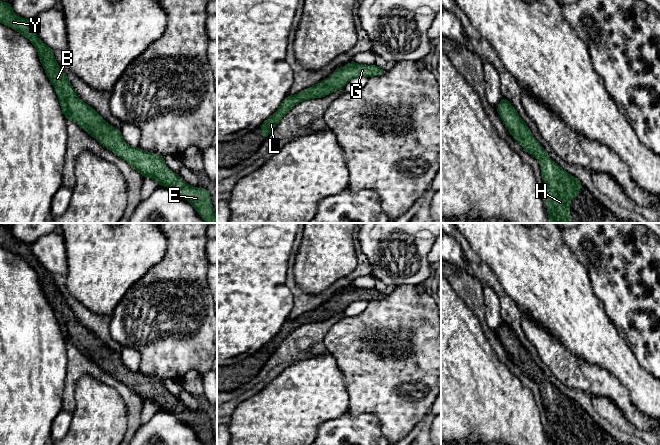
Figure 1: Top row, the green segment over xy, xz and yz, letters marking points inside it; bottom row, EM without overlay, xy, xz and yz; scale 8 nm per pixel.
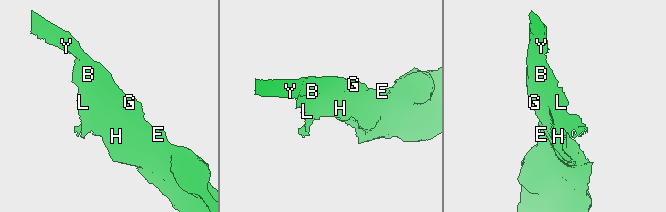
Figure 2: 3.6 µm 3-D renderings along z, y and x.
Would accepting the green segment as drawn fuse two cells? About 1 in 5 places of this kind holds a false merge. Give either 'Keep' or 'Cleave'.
Keep

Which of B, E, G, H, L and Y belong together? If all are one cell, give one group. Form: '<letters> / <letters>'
B E G H L Y

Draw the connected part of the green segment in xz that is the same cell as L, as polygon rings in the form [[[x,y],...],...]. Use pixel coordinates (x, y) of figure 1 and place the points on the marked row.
[[[350,62],[344,67],[334,70],[331,76],[318,84],[302,90],[296,95],[287,96],[278,110],[262,123],[259,128],[262,129],[262,139],[265,140],[269,133],[276,127],[279,121],[290,111],[297,103],[313,98],[322,98],[332,92],[343,89],[344,86],[352,79],[358,76],[372,77],[381,75],[385,69],[374,65],[357,64]]]

